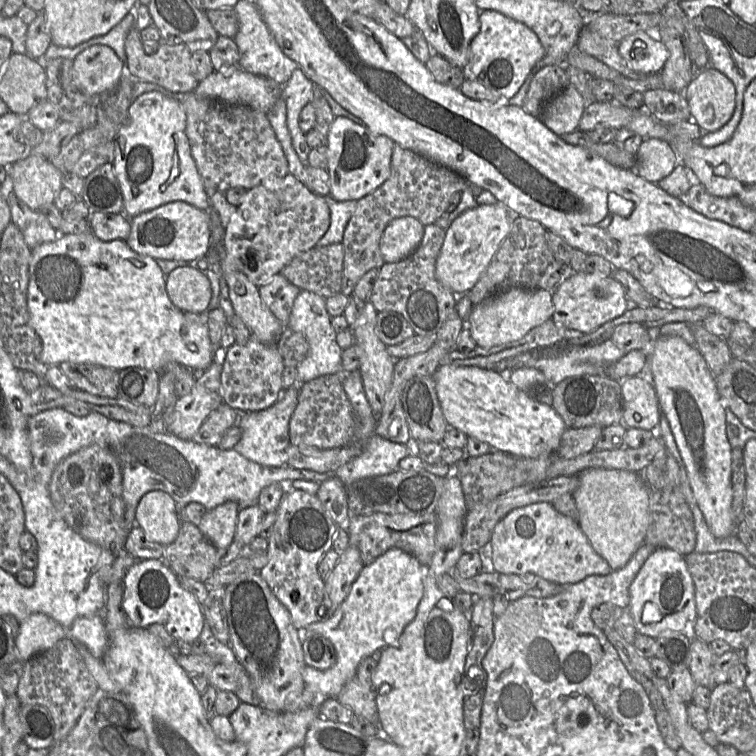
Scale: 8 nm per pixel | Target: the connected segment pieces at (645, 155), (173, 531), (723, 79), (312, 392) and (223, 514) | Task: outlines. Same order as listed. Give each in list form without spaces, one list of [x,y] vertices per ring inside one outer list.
[[[658,138],[644,139],[635,156],[637,174],[651,183],[669,176],[678,163],[674,148]]]
[[[153,490],[141,497],[135,512],[135,526],[143,530],[148,540],[163,547],[169,545],[176,539],[180,523],[169,494]]]
[[[712,66],[697,71],[680,94],[688,102],[692,120],[704,132],[719,130],[733,115],[735,86],[726,75]]]
[[[336,373],[320,376],[300,385],[297,406],[289,422],[289,441],[319,449],[347,446],[355,435],[356,420],[352,406]]]
[[[227,501],[202,516],[197,528],[216,549],[227,548],[234,541],[239,509],[236,502]]]

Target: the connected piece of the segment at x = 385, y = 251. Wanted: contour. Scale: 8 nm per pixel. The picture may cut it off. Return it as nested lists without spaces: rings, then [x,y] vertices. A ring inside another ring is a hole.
[[[411,216],[391,220],[383,230],[379,249],[385,263],[395,263],[410,255],[423,237],[424,225]]]

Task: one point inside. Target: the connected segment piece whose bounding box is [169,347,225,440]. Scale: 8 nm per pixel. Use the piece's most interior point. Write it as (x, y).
(190, 411)

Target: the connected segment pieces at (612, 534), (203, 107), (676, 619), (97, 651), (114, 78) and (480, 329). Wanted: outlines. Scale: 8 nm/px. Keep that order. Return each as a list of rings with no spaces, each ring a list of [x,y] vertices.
[[[586,469],[578,474],[579,486],[572,493],[579,514],[578,525],[591,546],[607,561],[612,571],[624,567],[644,544],[650,524],[649,493],[638,473],[626,470]]]
[[[194,91],[184,94],[186,135],[205,189],[216,189],[222,193],[232,187],[247,190],[267,177],[288,174],[286,158],[266,113],[245,106],[225,106],[201,99]]]
[[[656,548],[639,570],[630,585],[629,591],[630,605],[628,610],[639,633],[656,639],[662,633],[682,631],[688,620],[696,620],[695,587],[691,574],[688,571],[685,557],[672,549]]]
[[[103,615],[76,618],[67,629],[72,641],[85,646],[96,658],[102,659],[109,645],[109,632]]]
[[[92,45],[73,59],[74,83],[86,95],[115,90],[124,73],[125,64],[106,45]]]
[[[508,288],[474,305],[466,326],[470,329],[476,344],[484,348],[517,341],[531,329],[552,318],[554,312],[552,296],[552,291],[544,289]]]

